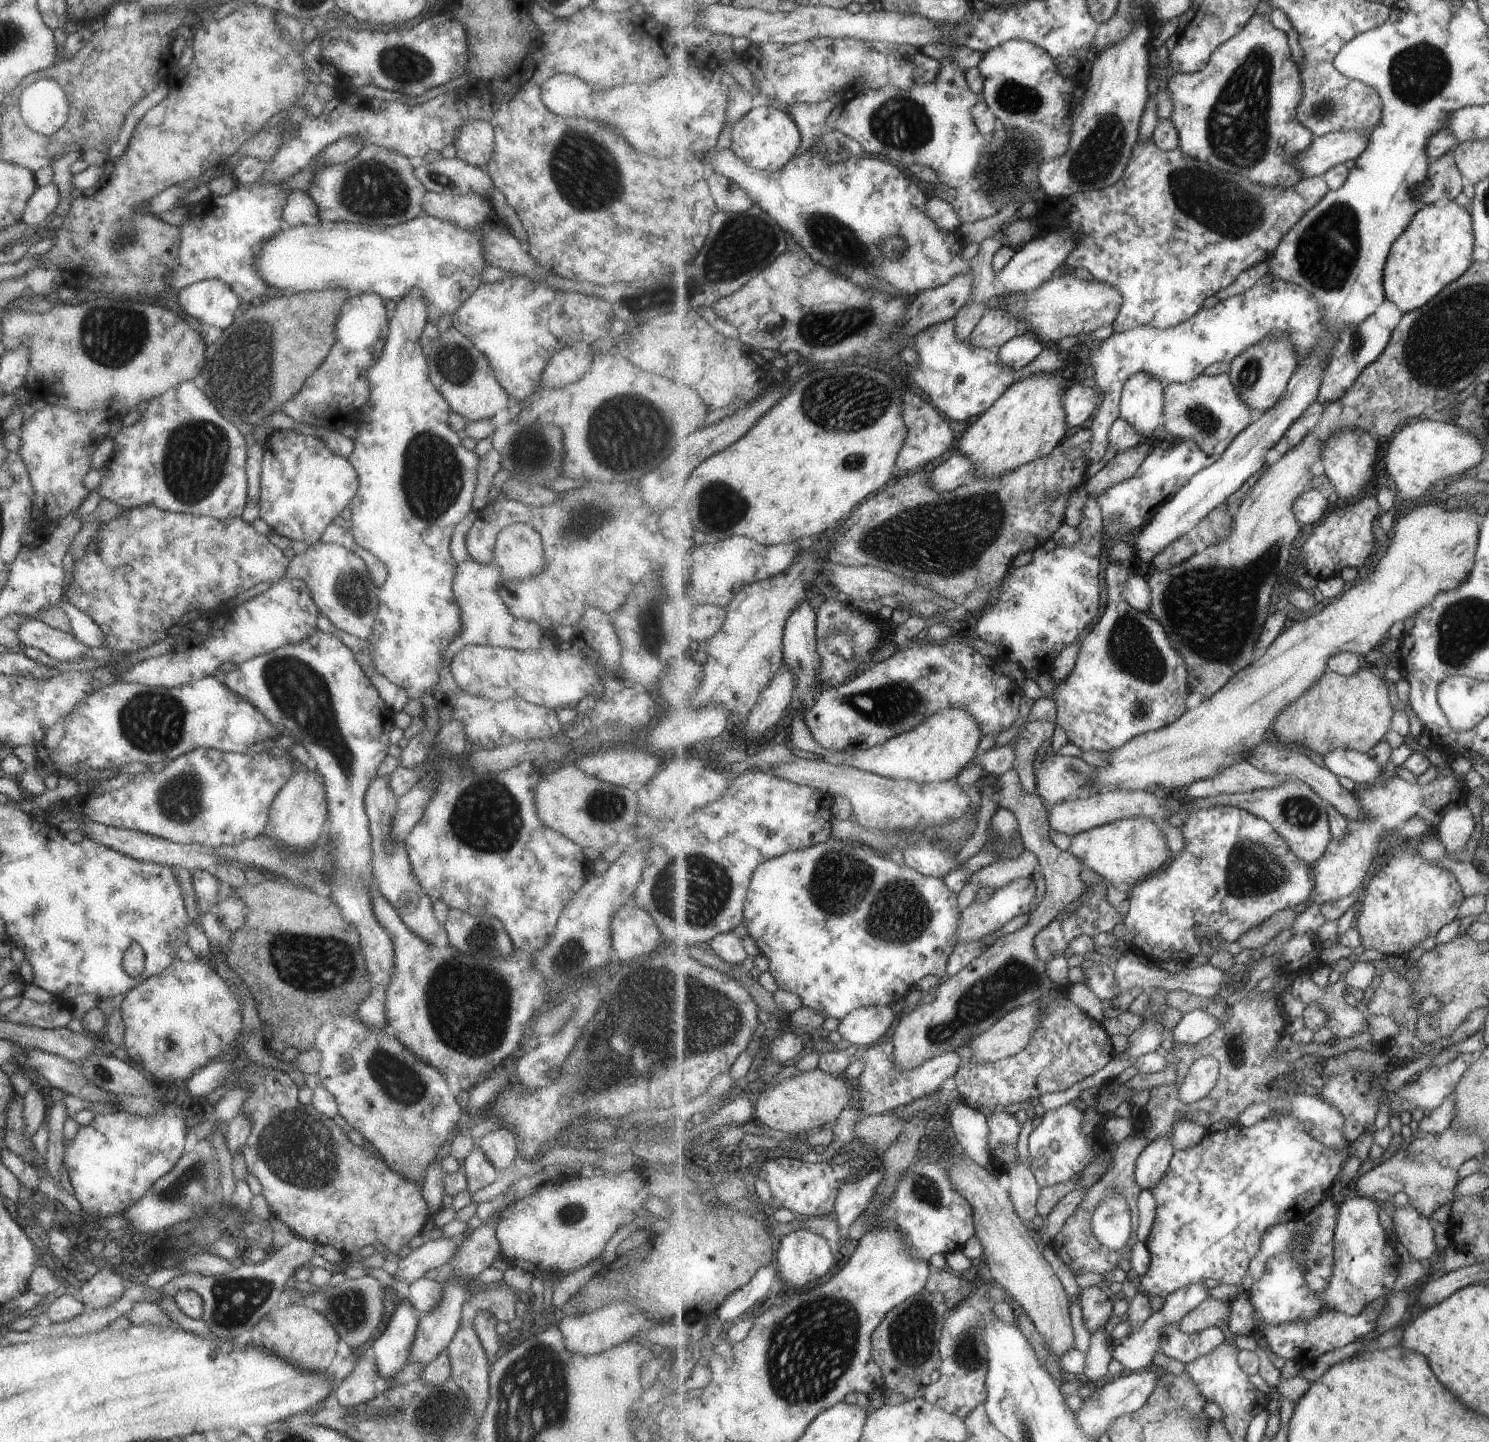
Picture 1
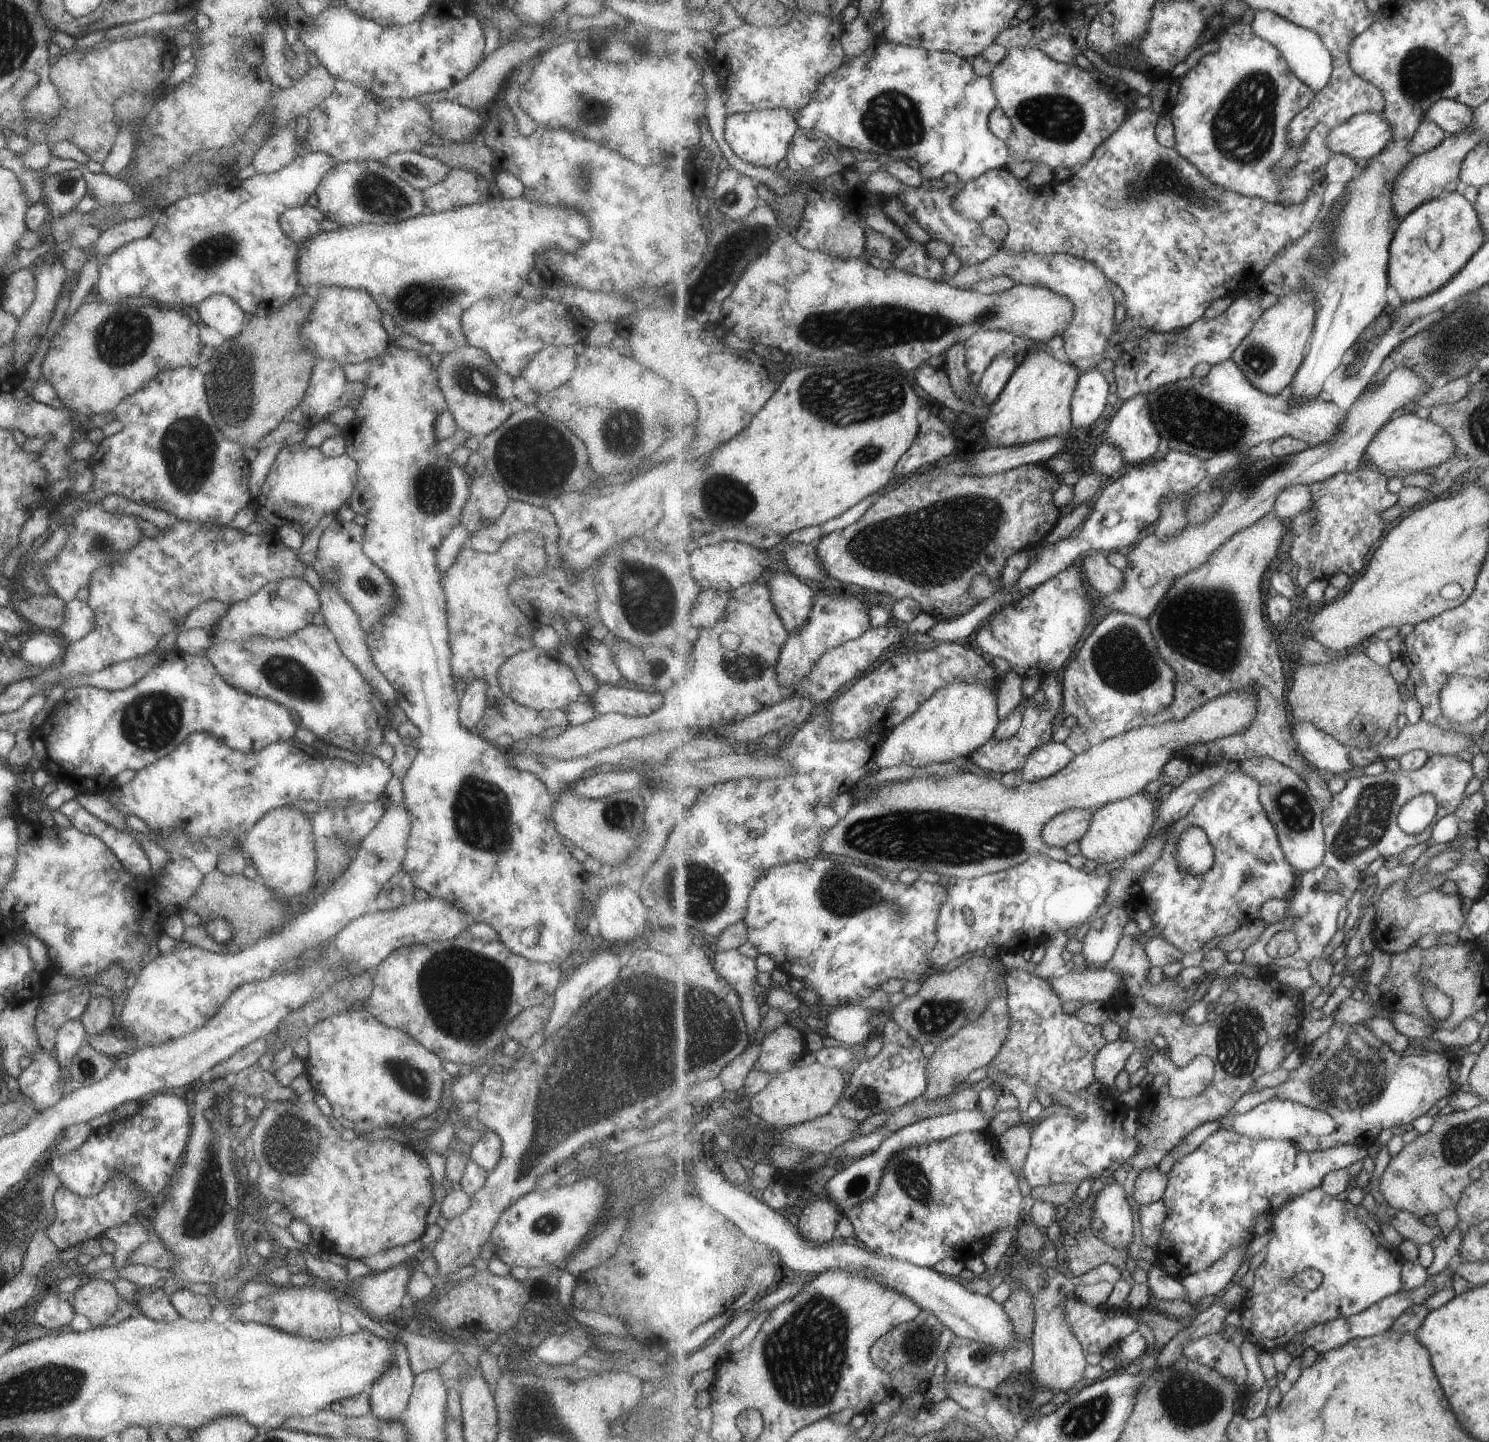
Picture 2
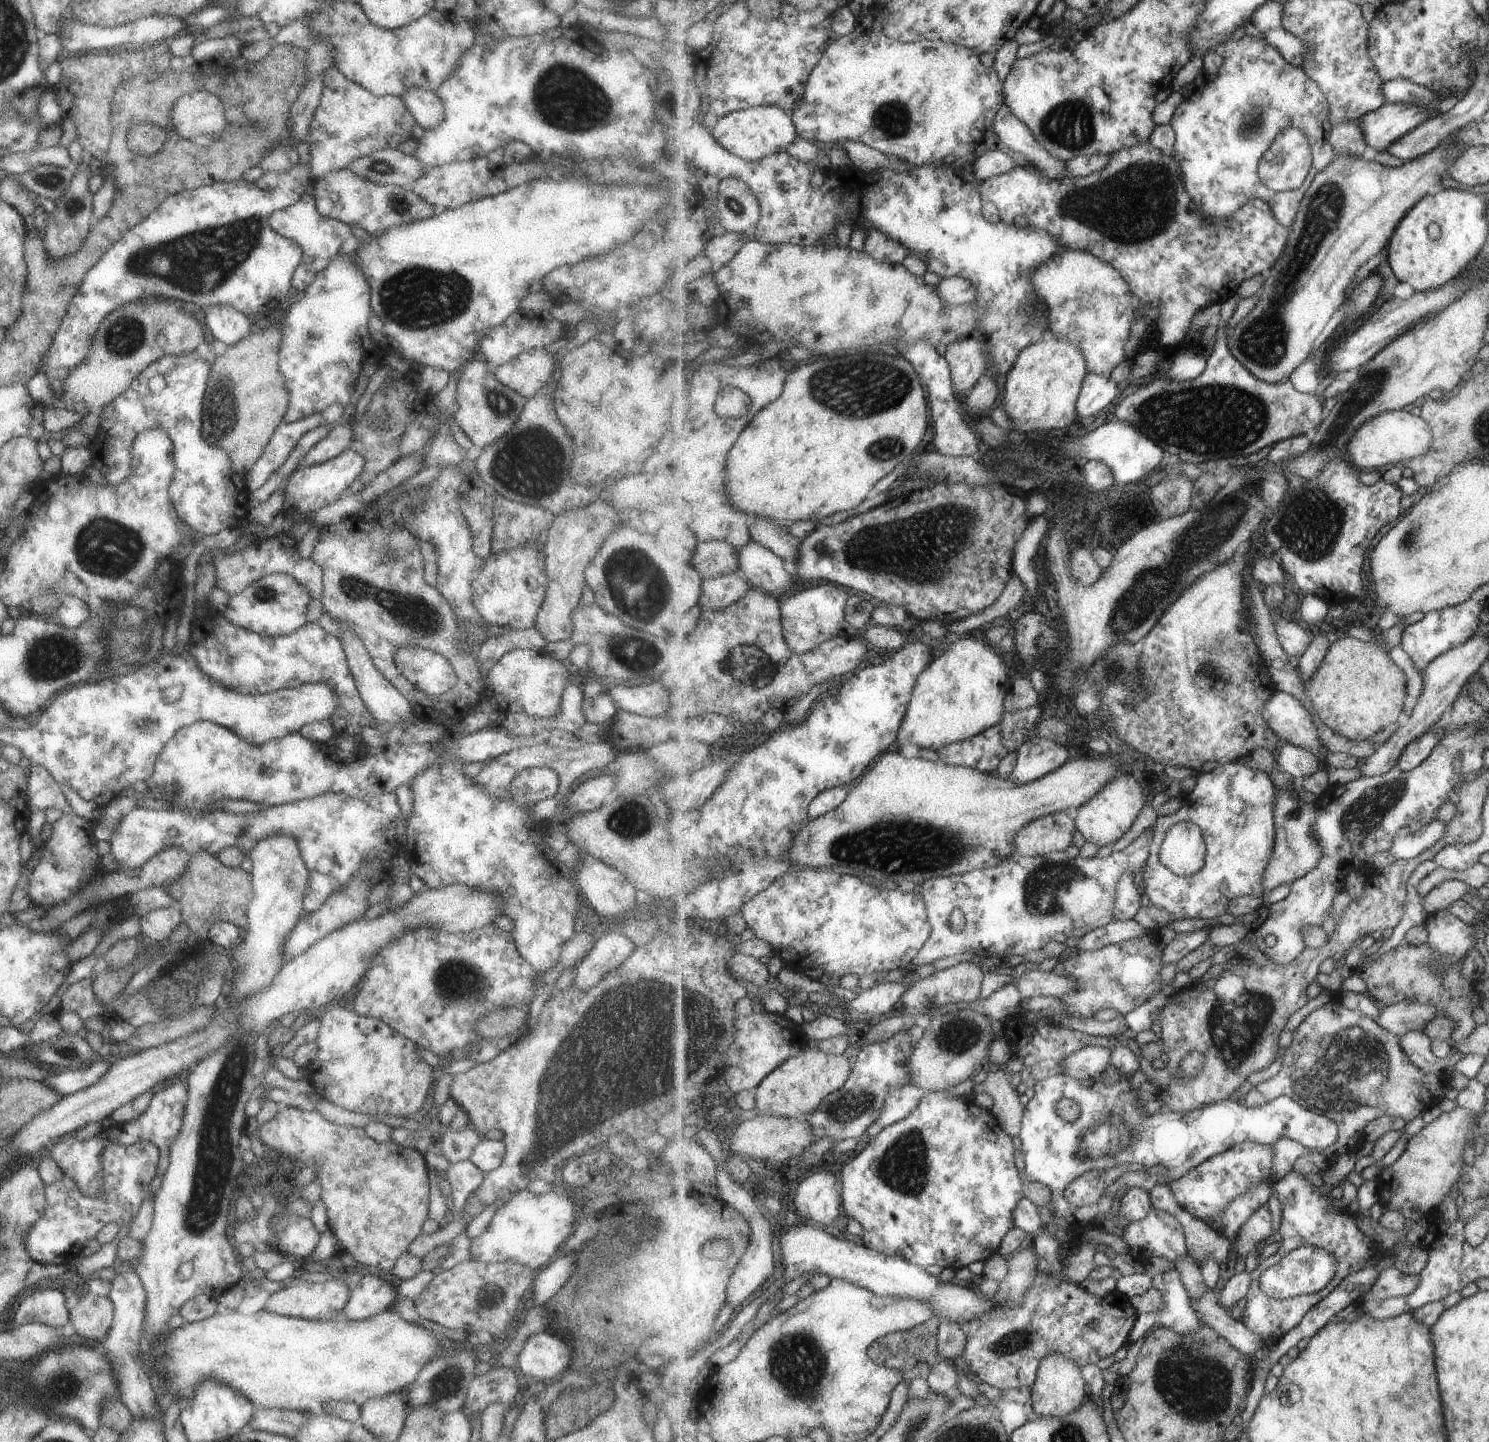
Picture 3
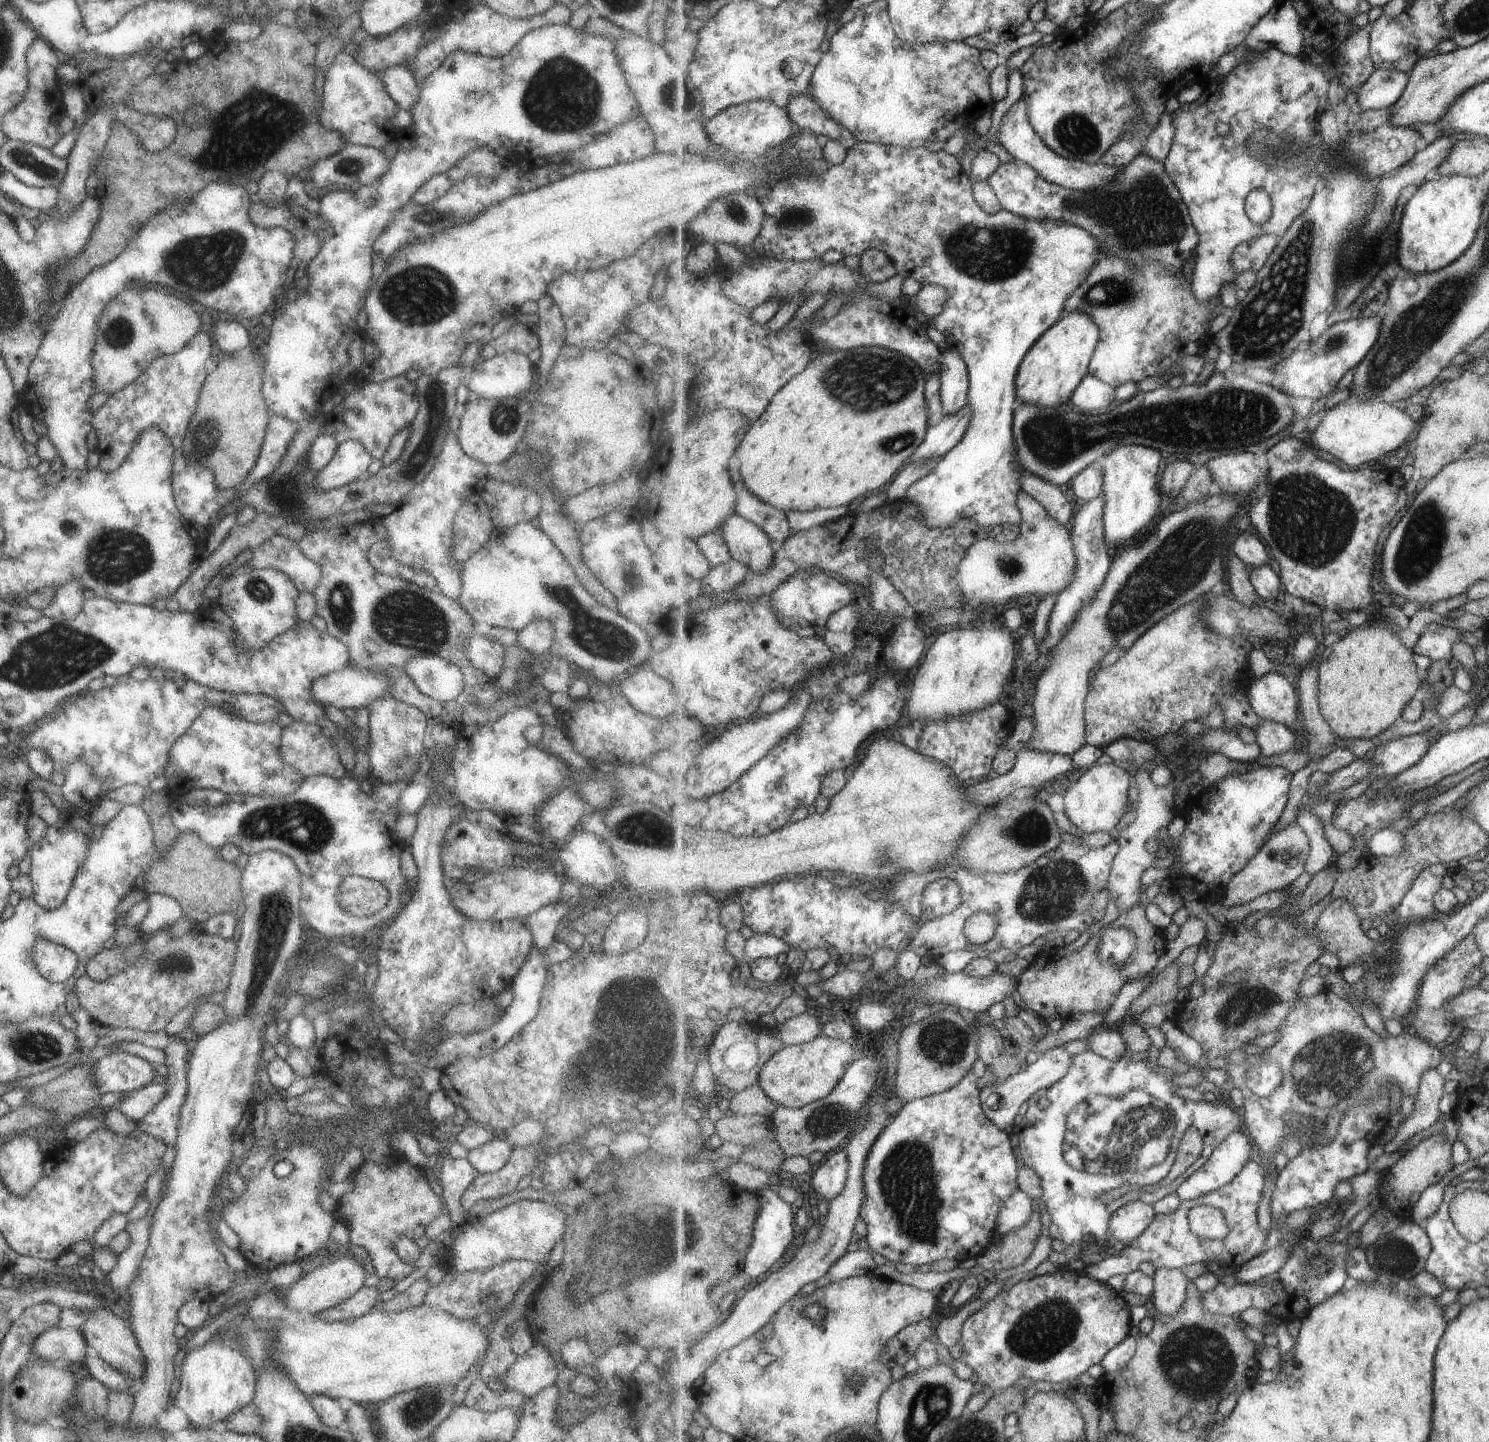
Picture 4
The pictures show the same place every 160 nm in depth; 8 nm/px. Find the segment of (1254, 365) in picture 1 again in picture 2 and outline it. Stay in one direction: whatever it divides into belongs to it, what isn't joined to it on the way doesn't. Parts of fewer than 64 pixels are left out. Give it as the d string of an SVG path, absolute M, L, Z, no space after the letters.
M1291 291L1279 299L1268 311L1261 316L1260 322L1252 330L1252 334L1240 344L1233 353L1232 359L1241 367L1245 376L1263 392L1270 395L1281 395L1287 392L1289 384L1294 382L1299 367L1304 363L1305 355L1308 353L1309 339L1312 338L1314 324L1316 323L1317 309L1314 295L1303 291Z

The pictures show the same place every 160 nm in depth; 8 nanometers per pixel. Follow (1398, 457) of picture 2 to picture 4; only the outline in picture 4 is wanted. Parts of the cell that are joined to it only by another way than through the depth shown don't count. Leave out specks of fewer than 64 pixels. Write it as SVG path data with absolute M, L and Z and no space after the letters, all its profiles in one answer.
M1357 397L1326 410L1317 428L1313 431L1312 443L1315 448L1325 450L1335 456L1339 463L1353 466L1373 464L1392 456L1405 447L1411 434L1421 426L1421 419L1415 420L1404 410L1404 405L1377 401L1362 401Z

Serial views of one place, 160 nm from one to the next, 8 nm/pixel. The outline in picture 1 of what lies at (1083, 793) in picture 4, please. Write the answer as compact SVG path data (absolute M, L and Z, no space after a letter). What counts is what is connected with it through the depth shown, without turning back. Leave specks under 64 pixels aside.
M1143 817L1123 819L1076 834L1071 837L1071 845L1067 850L1079 857L1087 868L1127 894L1145 878L1159 870L1163 871L1174 859L1160 825Z

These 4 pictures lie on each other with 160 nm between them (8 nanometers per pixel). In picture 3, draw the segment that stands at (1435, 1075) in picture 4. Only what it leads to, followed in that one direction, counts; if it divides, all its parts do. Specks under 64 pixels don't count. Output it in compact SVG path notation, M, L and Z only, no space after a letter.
M1411 1031L1401 1038L1401 1046L1408 1057L1426 1073L1451 1072L1455 1064L1465 1055L1455 1048L1444 1058L1439 1058L1431 1052L1431 1040L1423 1031Z

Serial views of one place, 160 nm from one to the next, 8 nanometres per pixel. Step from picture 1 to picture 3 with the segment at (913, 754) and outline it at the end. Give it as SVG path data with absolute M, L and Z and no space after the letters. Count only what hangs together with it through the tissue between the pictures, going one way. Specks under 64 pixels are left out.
M961 638L943 650L943 655L933 656L928 667L918 676L911 702L908 704L904 722L901 725L896 749L915 744L920 749L925 748L939 752L951 743L963 743L975 739L977 735L998 725L1006 713L1006 696L1012 687L1007 664L1001 658L997 647L987 646L985 640L979 642L973 638Z

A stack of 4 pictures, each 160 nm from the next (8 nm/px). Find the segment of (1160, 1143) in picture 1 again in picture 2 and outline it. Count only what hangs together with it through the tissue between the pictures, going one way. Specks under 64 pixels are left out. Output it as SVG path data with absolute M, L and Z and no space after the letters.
M1159 1165L1145 1168L1136 1180L1134 1198L1137 1204L1141 1207L1161 1201L1168 1187L1169 1177Z

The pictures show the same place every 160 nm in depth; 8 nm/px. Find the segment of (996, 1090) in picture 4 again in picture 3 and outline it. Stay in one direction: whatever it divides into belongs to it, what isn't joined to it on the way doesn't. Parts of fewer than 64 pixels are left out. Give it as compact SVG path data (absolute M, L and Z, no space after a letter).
M1088 1046L1071 1055L1062 1065L1062 1074L1076 1079L1101 1075L1111 1064L1110 1047Z

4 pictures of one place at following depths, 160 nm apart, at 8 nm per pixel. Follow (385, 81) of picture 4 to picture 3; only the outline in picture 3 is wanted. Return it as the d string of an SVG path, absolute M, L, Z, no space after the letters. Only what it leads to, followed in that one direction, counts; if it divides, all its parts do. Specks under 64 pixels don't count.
M406 88L399 96L407 112L422 129L437 126L444 117L444 108L433 91Z

